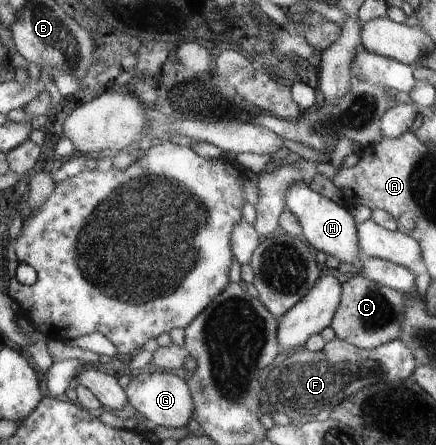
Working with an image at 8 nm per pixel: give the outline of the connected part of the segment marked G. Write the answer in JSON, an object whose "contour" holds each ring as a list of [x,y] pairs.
{"contour":[[[145,367],[134,376],[126,387],[129,404],[153,424],[171,428],[187,428],[188,422],[194,420],[194,398],[188,379],[176,376],[169,371]]]}

